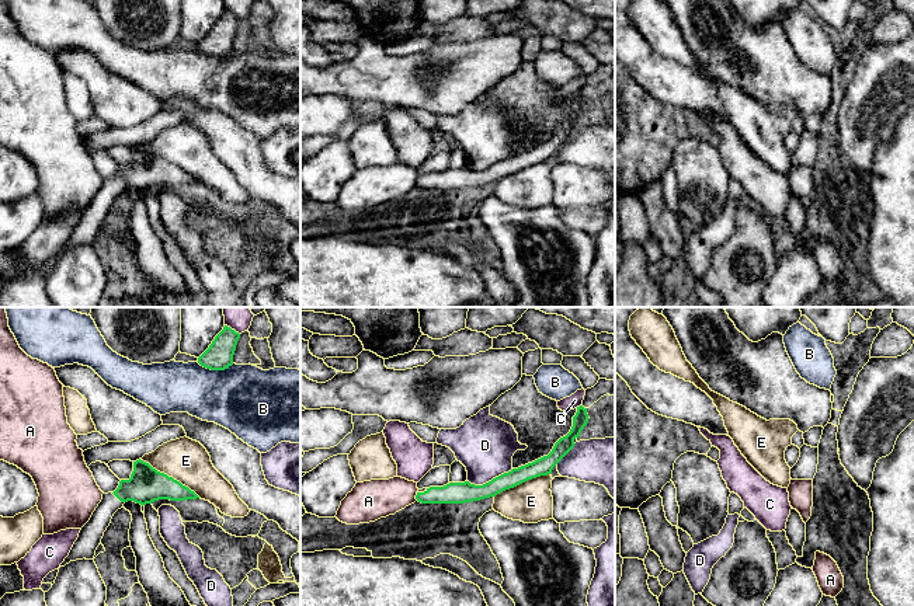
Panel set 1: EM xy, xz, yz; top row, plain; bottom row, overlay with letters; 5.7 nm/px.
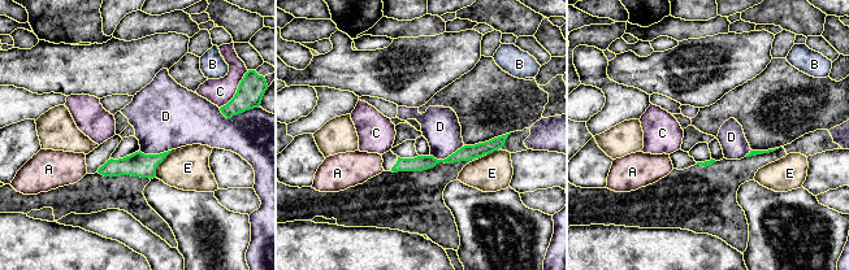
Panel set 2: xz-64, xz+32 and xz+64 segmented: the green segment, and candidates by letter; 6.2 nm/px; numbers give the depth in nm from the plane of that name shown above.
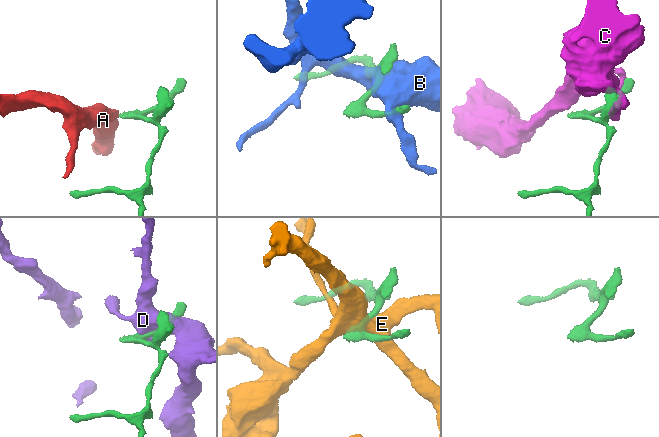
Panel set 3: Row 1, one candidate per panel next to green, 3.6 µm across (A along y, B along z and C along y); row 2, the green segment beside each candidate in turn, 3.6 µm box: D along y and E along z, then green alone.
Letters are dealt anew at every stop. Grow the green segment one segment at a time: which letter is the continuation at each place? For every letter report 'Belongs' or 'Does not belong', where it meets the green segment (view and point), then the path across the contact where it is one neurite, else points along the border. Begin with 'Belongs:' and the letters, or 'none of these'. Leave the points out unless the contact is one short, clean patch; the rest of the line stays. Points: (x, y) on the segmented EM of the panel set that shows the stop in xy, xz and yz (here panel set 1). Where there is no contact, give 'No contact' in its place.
Belongs: none of these
A: Does not belong. Touches green at xz (416, 497). Boundary: xz (417, 493), (416, 500)
B: Does not belong. Touches green at xy (215, 369)
C: Does not belong. Touches green at xz (577, 407)
D: Does not belong. Touches green at xz (492, 480)
E: Does not belong. Touches green at xy (170, 477)

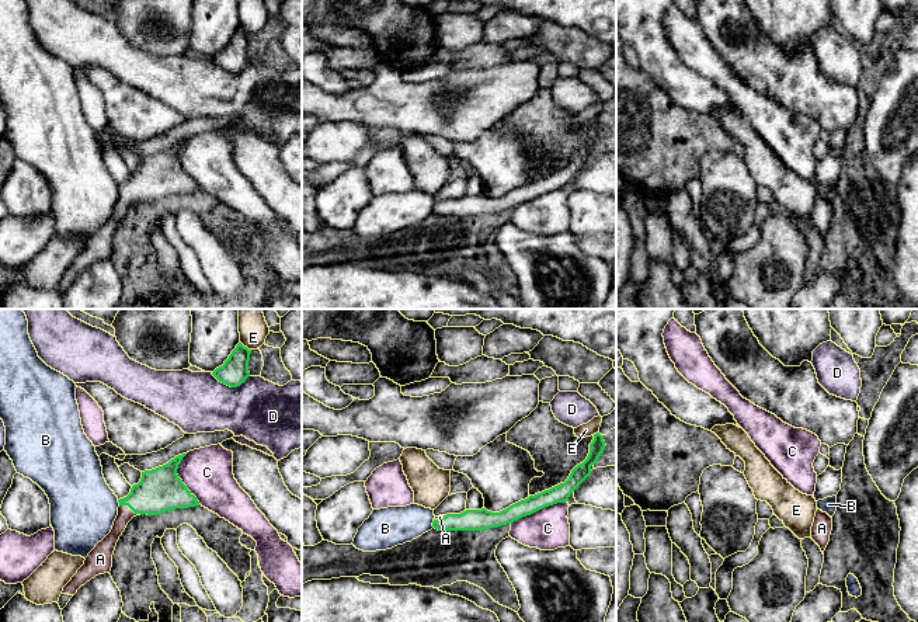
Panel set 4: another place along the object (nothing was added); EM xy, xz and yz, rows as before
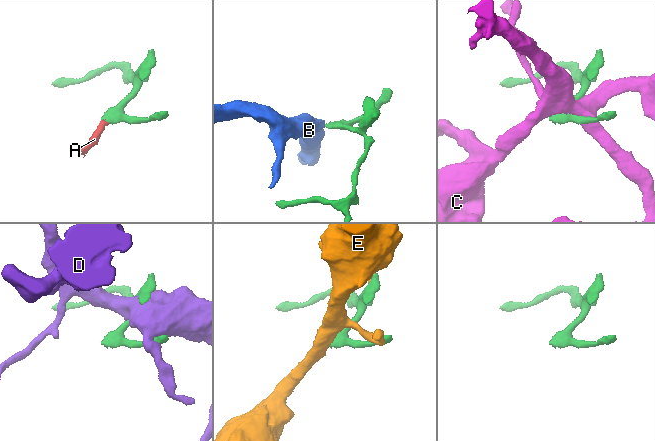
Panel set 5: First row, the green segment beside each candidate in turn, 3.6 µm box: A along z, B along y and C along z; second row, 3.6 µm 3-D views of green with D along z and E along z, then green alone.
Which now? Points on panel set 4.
Belongs: A
A: Belongs. Touches green at xy (129, 507). Path across: xy (159, 490), (129, 507), (125, 514)
B: Does not belong. Touches green at xz (433, 524). Boundary: xz (434, 520), (433, 527)
C: Does not belong. Touches green at xz (538, 510)
D: Does not belong. Touches green at xy (230, 386)
E: Does not belong. Touches green at xy (246, 347)

